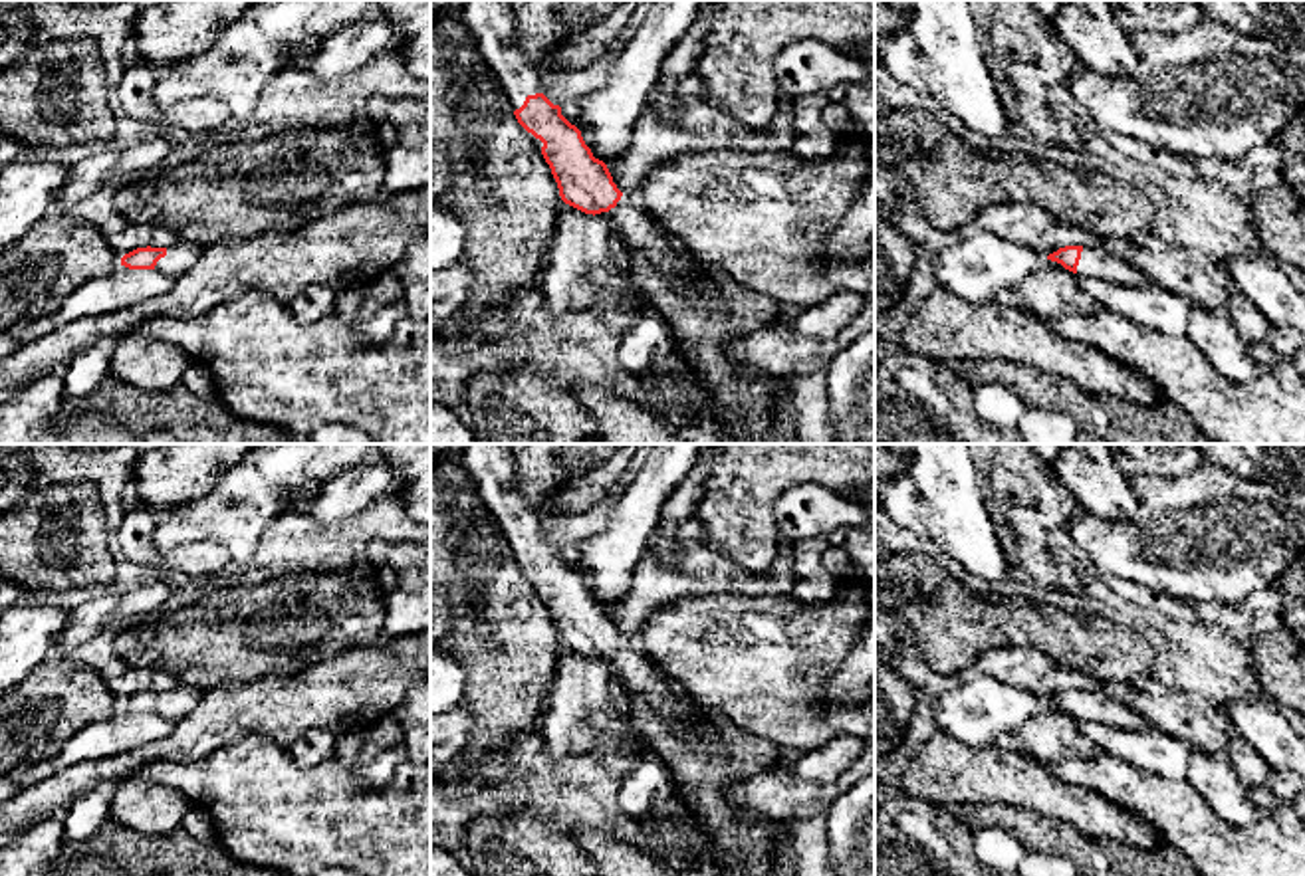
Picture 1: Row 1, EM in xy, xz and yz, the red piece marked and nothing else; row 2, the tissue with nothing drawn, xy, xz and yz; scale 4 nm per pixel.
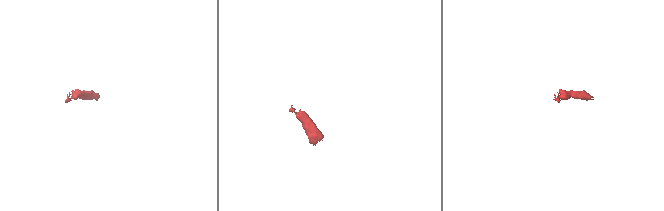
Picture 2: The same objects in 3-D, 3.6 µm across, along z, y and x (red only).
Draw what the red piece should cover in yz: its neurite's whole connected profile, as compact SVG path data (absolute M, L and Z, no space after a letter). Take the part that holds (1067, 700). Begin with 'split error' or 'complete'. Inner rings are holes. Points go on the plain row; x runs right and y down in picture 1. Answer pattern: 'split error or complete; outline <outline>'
split error; outline M1065 690L1047 704L1061 708L1081 721L1097 721L1123 729L1148 729L1144 717L1121 700L1119 692L1107 690Z

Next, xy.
split error; outline M178 684L169 692L137 692L121 702L129 713L157 713L169 721L186 717L200 700L200 690Z

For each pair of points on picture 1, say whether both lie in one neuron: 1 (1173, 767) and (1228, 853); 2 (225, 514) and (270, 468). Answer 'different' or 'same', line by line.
1: different
2: same

